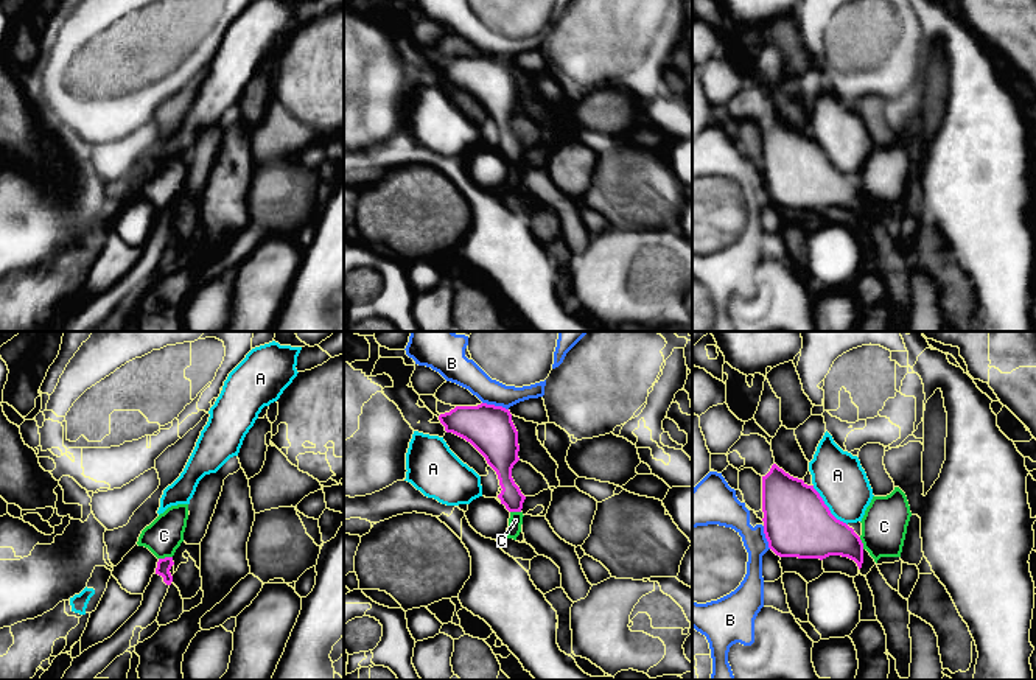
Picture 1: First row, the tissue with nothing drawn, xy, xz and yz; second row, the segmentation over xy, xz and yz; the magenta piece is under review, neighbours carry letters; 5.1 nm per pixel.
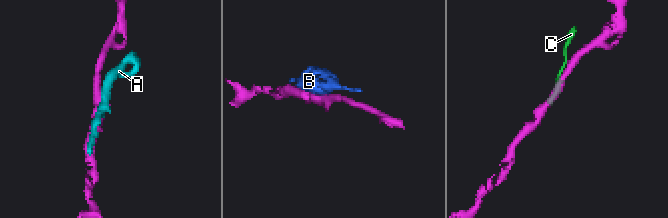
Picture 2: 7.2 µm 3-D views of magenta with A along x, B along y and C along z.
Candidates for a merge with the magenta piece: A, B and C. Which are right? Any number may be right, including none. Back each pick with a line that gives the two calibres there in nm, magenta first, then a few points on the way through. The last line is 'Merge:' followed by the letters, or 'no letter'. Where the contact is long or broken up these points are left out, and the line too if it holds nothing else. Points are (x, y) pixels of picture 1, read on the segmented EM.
Merge: no letter

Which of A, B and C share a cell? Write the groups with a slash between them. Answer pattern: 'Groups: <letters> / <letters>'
Groups: A / B / C

